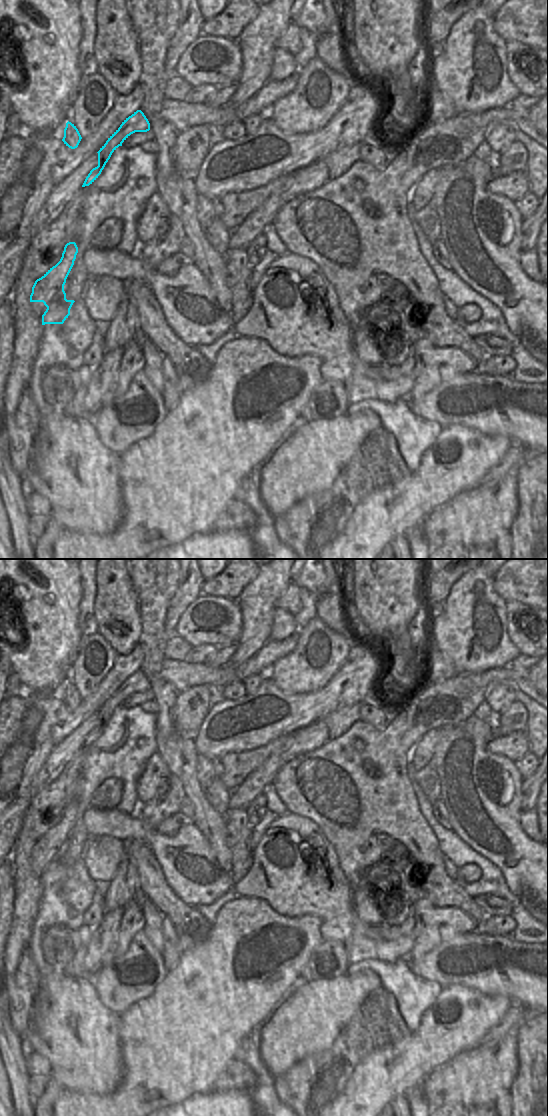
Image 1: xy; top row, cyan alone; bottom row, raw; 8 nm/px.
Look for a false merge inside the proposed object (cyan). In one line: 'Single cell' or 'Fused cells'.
Fused cells.

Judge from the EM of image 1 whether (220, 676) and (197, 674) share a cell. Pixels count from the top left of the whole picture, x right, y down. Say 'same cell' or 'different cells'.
same cell

